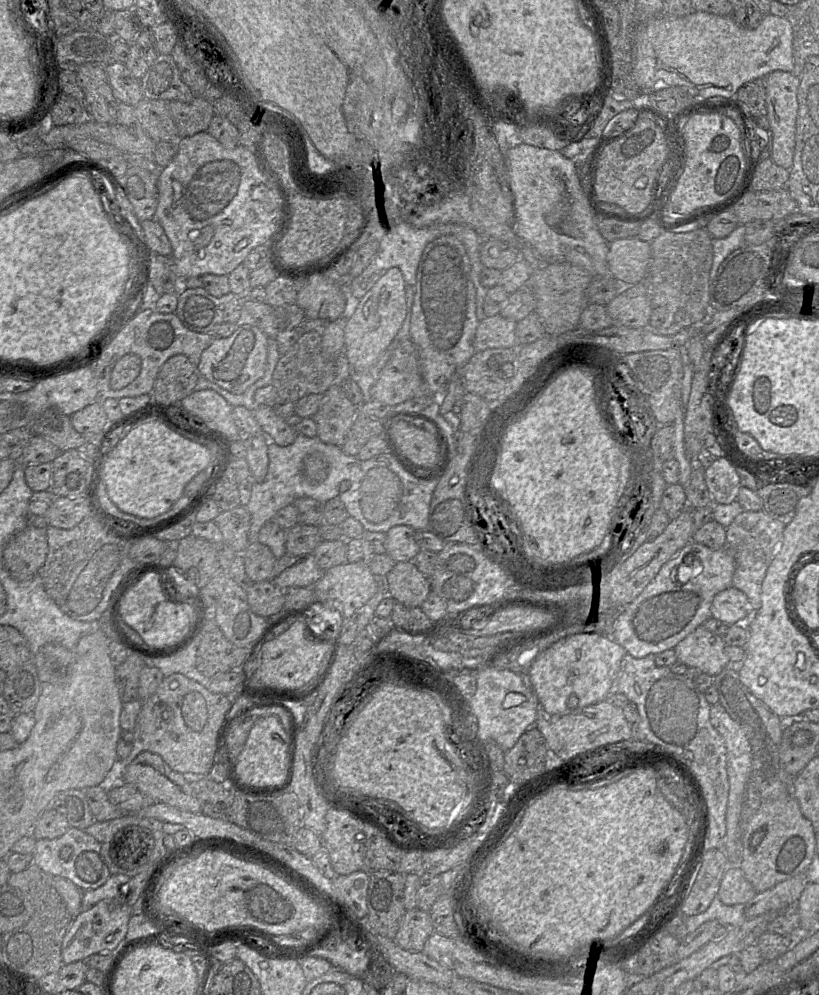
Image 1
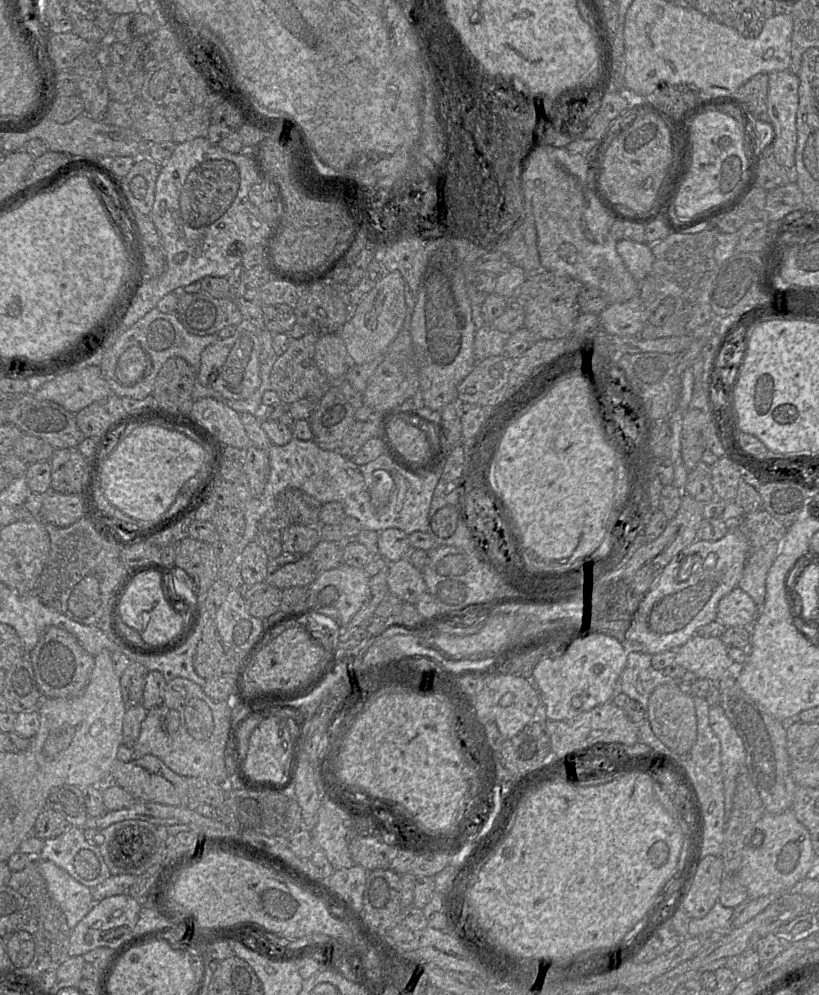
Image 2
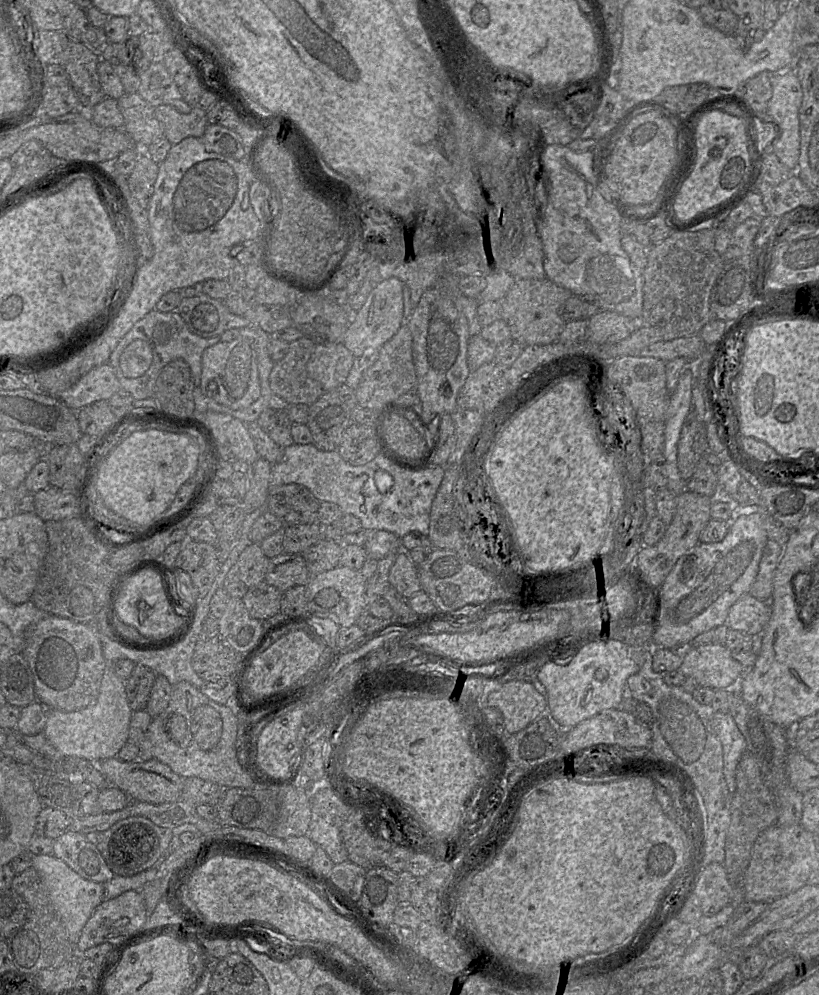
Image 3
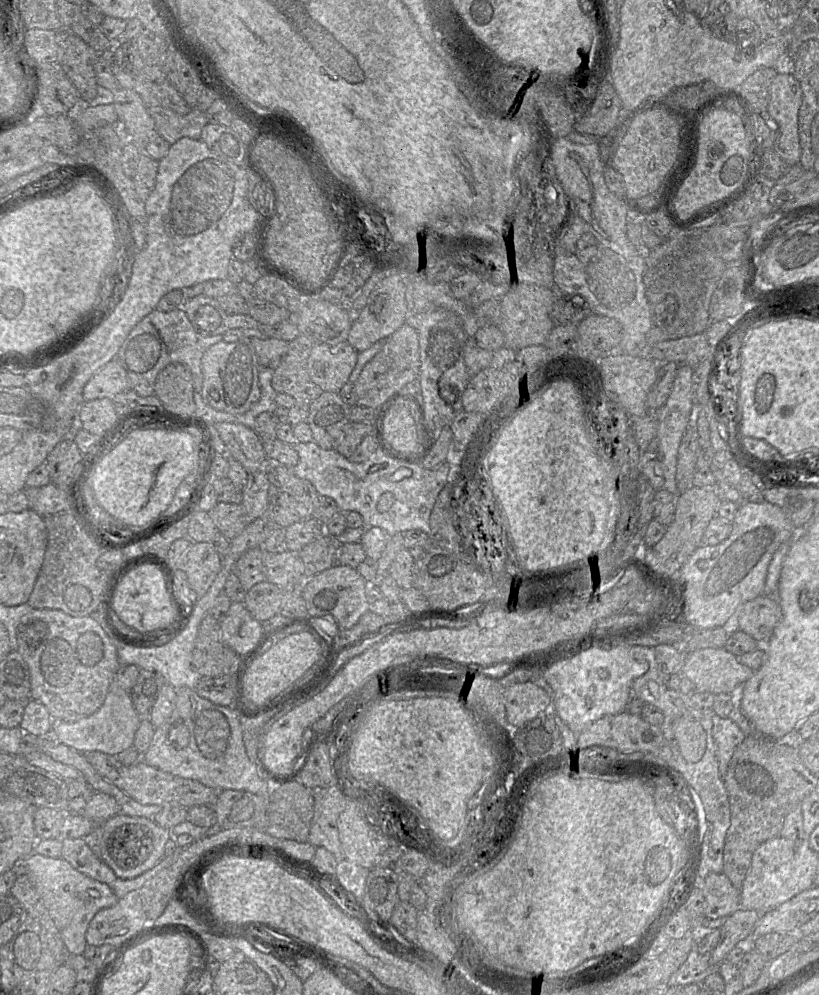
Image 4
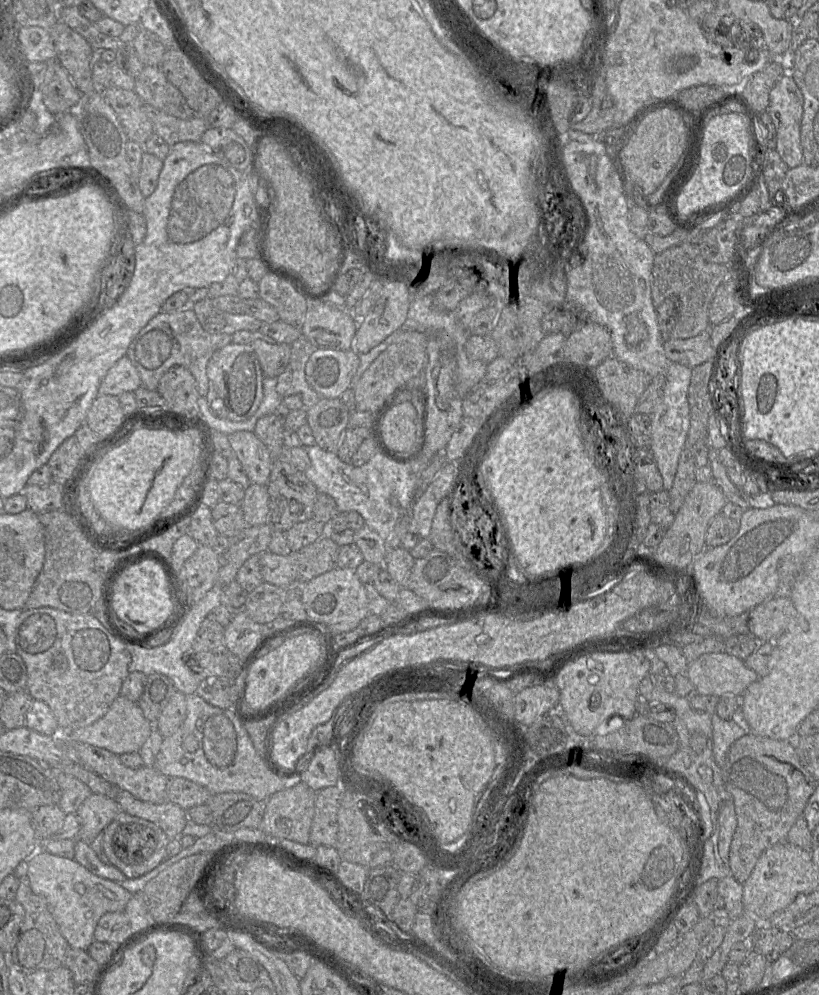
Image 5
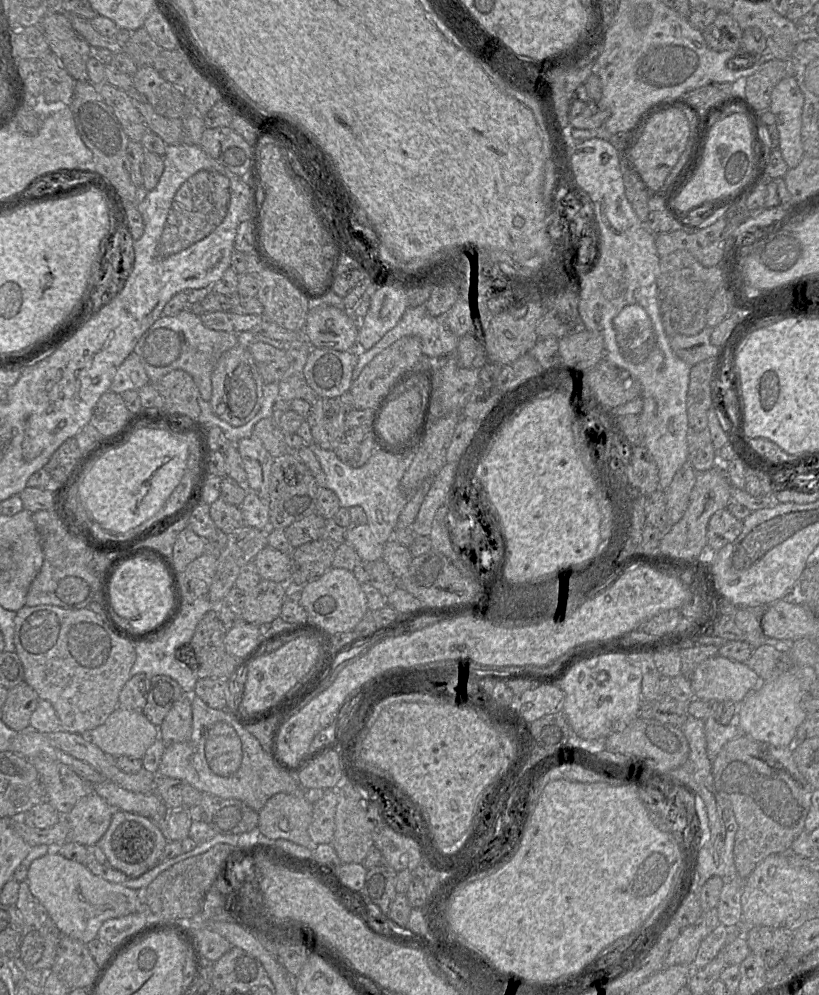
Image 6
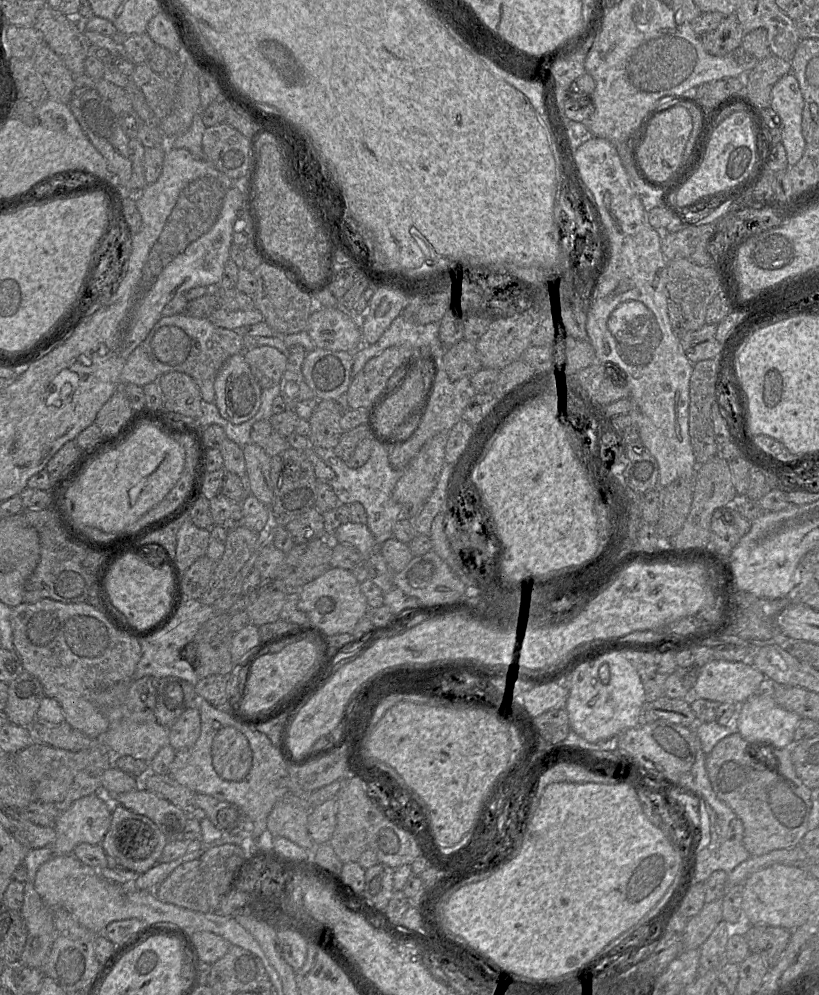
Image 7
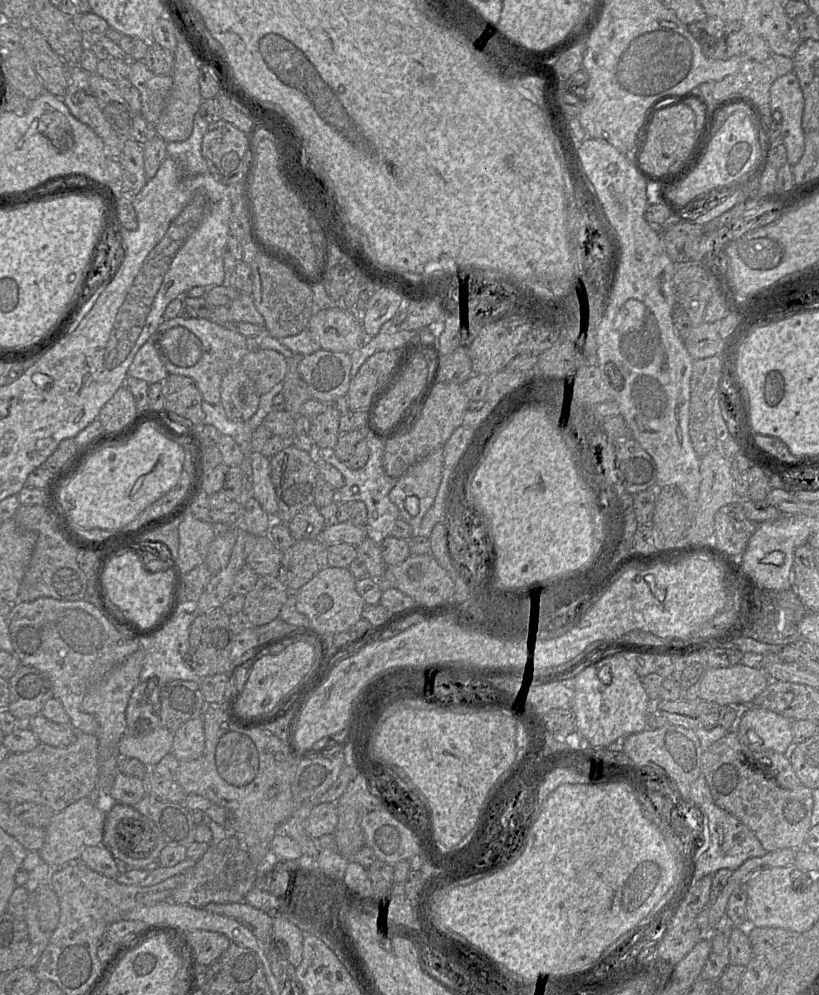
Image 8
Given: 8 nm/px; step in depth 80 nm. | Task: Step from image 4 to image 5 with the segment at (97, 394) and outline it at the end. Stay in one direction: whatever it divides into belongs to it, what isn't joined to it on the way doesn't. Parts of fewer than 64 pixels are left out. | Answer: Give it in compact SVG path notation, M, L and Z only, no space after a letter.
M127 356L118 360L100 383L98 396L120 396L124 392L134 392L141 387L141 379Z

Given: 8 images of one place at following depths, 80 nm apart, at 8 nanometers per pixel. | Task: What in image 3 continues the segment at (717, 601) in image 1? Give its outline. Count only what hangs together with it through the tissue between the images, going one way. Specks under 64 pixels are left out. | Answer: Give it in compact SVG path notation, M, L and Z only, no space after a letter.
M747 593L731 606L726 624L729 629L740 630L759 637L770 617L770 601L760 601Z

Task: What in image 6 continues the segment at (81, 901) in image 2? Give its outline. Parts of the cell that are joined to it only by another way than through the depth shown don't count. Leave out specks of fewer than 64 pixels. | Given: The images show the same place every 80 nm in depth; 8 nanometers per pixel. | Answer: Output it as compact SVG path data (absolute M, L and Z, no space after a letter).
M55 849L31 863L28 868L27 880L31 893L46 908L60 932L85 944L97 937L101 925L106 920L144 910L142 891L126 887L124 884L105 880L93 874L85 864L69 860Z

